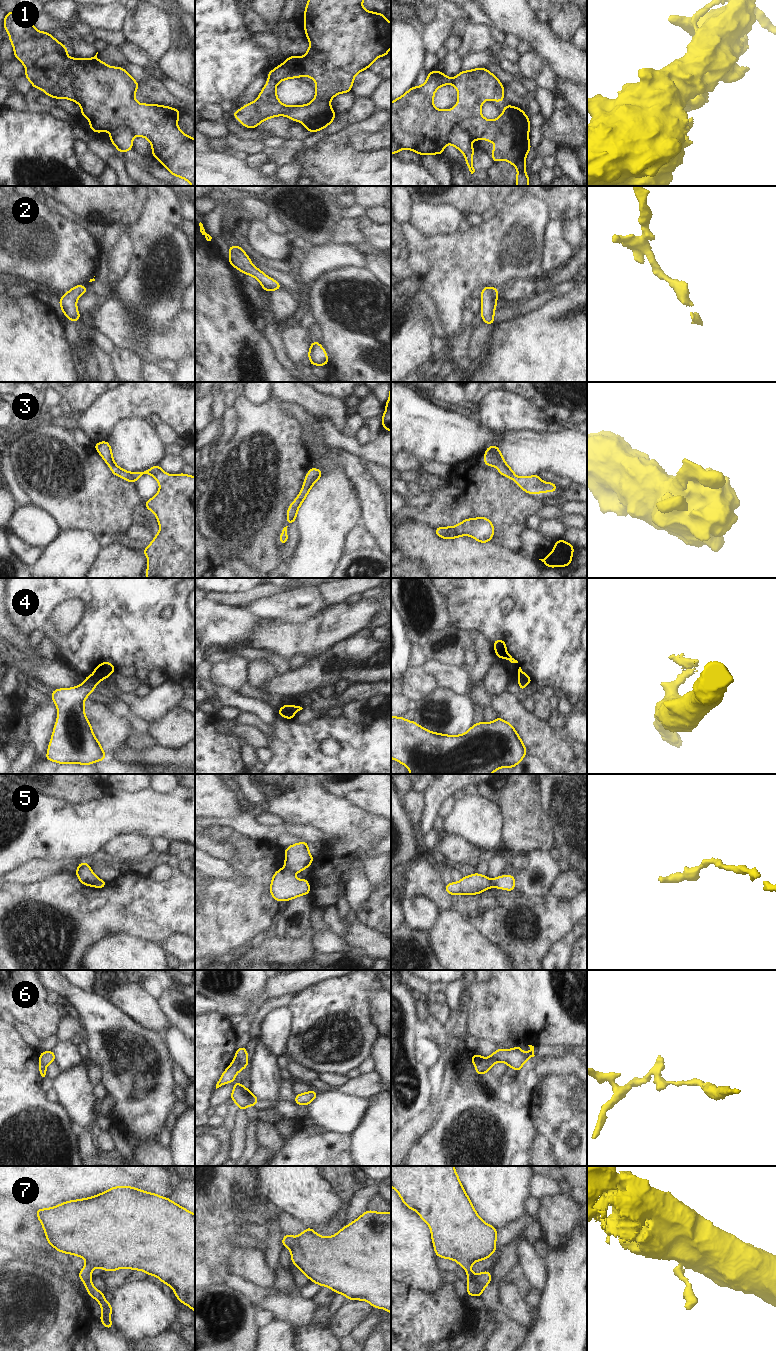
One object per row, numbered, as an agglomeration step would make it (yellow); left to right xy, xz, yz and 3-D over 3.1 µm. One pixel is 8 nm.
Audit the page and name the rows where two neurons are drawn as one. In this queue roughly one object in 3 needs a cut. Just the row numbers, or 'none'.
1, 4, 5, 6

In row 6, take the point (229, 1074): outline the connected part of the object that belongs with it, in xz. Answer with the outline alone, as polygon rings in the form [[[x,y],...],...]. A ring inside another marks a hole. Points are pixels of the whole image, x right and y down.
[[[236,1058],[231,1062],[230,1066],[223,1072],[220,1080],[216,1084],[216,1089],[224,1085],[225,1083],[230,1083],[235,1079],[238,1073],[239,1062]]]

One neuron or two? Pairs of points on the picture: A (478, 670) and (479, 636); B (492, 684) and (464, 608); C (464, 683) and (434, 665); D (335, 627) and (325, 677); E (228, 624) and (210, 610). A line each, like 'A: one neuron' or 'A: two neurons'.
A: one neuron
B: two neurons
C: one neuron
D: two neurons
E: one neuron

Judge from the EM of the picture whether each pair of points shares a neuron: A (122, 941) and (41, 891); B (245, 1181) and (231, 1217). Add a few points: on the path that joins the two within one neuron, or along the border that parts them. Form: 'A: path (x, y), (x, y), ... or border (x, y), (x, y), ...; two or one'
A: border (135, 936), (110, 934), (91, 946); two
B: path (233, 1181), (227, 1187), (227, 1205); one

